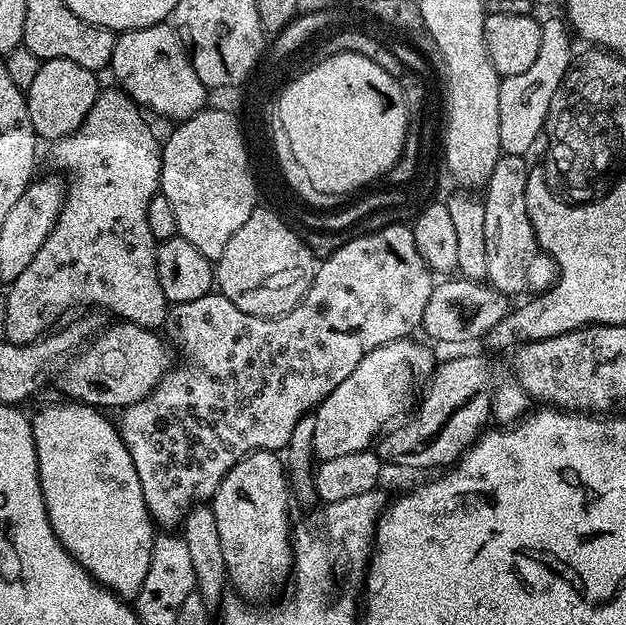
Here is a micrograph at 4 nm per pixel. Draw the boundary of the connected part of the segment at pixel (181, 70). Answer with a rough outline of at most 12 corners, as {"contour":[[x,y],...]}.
{"contour":[[171,23],[116,36],[110,73],[149,113],[183,122],[210,90]]}

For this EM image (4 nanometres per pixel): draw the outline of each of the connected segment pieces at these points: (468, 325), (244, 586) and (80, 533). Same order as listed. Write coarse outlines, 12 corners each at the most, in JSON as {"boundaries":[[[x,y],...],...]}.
{"boundaries":[[[463,278],[433,283],[420,328],[468,344],[510,311],[509,293]],[[252,452],[211,498],[228,578],[293,571],[286,464]],[[31,417],[50,526],[98,584],[139,594],[157,533],[119,427]]]}

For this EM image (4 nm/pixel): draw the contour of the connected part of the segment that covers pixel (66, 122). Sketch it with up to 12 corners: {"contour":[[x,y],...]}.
{"contour":[[45,60],[26,90],[41,141],[78,131],[102,91],[78,62]]}

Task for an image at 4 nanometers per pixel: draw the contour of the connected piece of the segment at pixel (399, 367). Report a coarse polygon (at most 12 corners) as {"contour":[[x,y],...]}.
{"contour":[[429,345],[370,350],[316,405],[317,461],[373,447],[384,404],[434,371]]}

